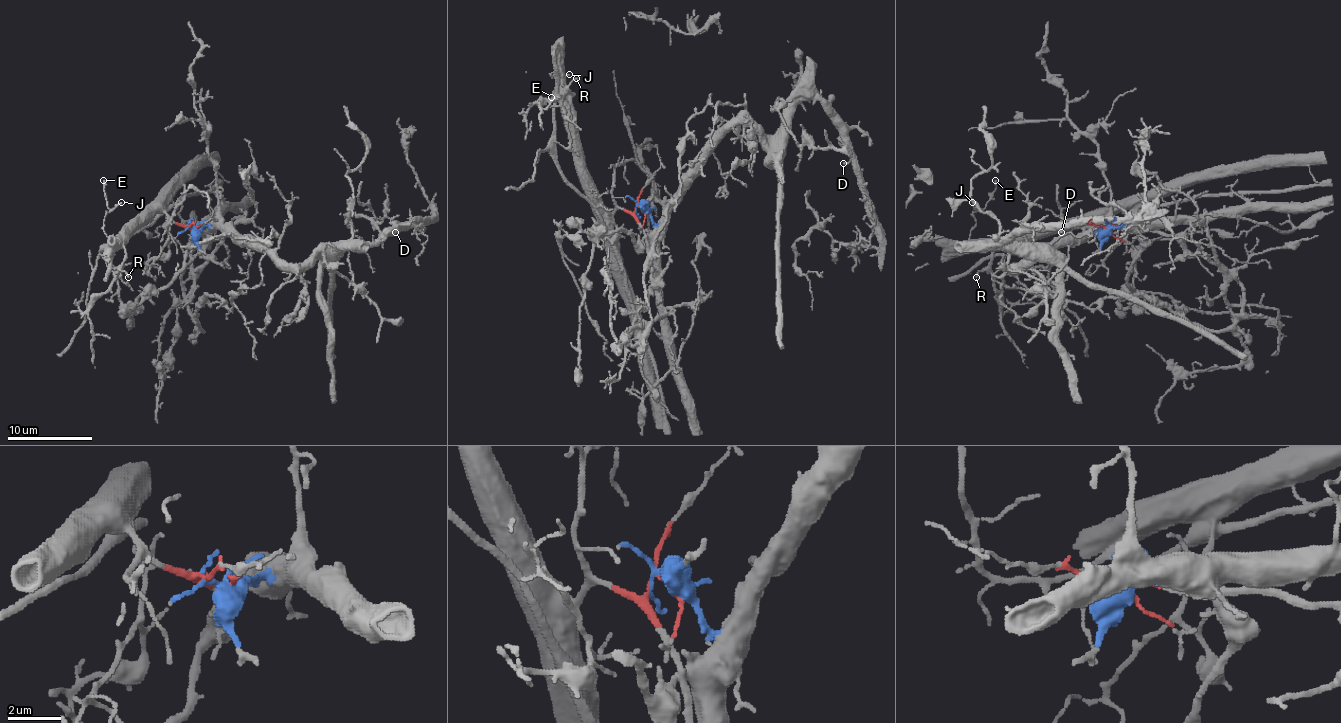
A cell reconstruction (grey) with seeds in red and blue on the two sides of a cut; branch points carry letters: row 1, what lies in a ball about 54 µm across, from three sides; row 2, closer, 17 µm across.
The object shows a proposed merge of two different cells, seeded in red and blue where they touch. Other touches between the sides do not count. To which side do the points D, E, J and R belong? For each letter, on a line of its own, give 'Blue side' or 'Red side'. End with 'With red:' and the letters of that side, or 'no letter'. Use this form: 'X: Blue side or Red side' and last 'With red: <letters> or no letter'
D: Blue side
E: Red side
J: Red side
R: Red side
With red: E, J, R

